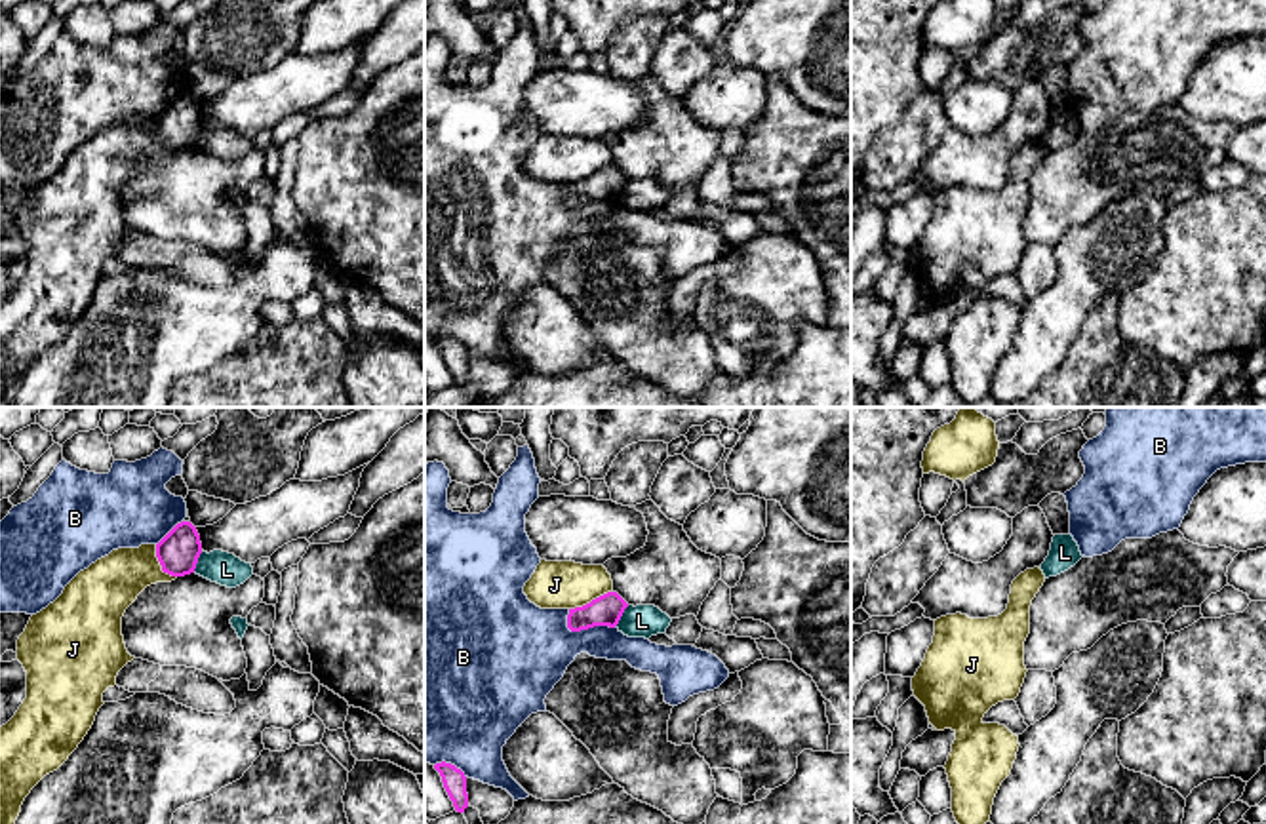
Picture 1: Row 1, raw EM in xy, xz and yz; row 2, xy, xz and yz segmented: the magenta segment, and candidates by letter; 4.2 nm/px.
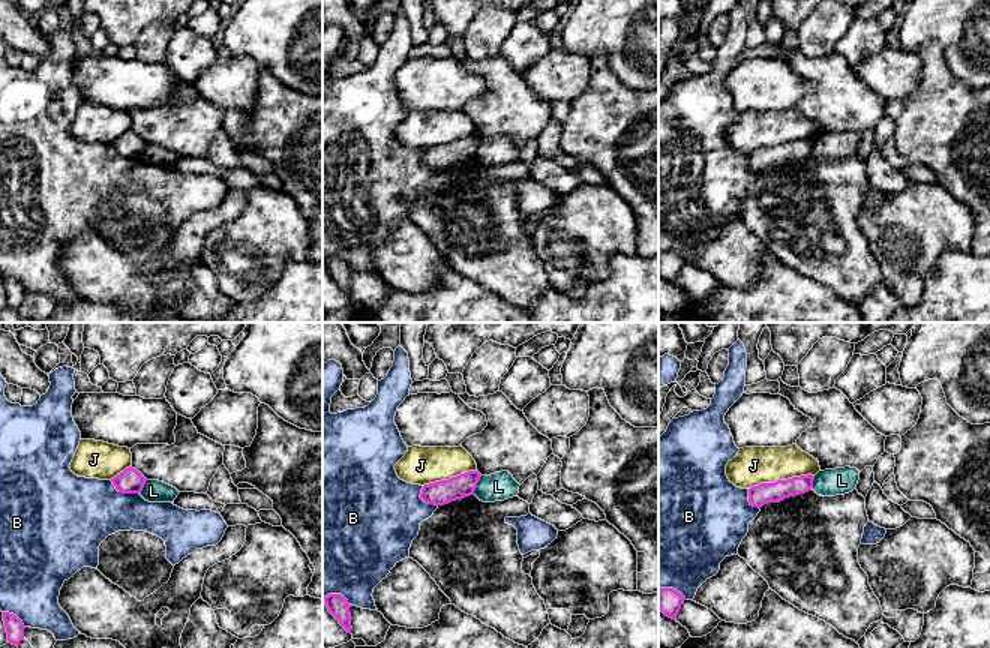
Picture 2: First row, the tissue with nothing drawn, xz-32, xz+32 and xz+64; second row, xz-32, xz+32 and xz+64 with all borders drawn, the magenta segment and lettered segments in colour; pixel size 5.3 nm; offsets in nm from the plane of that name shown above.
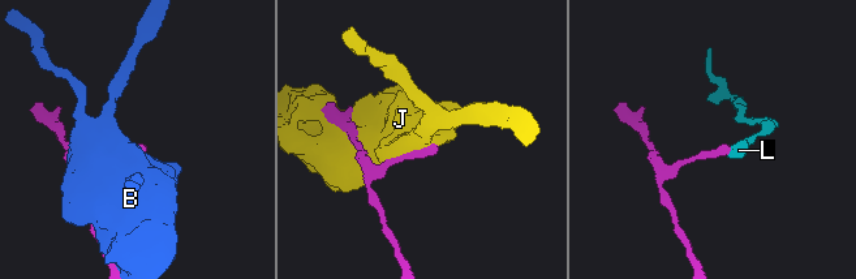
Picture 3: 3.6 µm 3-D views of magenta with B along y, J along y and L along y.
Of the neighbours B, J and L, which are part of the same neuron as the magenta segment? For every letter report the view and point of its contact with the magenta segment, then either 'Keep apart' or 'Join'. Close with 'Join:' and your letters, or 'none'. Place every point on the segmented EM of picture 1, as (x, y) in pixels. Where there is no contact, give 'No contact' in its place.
B: Touches magenta at xz (587, 628). Keep apart
J: Touches magenta at xz (593, 600). Keep apart
L: Touches magenta at xy (197, 562). Keep apart
Join: none

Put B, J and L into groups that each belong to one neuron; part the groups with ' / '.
B / J / L

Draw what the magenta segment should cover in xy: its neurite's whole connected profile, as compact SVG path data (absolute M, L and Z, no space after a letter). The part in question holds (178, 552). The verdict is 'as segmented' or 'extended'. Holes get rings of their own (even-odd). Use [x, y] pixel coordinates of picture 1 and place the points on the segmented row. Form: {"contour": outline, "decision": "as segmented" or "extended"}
{"contour": "M190 521L177 523L156 544L156 558L162 565L162 571L171 577L185 577L194 573L200 554L200 535Z", "decision": "as segmented"}

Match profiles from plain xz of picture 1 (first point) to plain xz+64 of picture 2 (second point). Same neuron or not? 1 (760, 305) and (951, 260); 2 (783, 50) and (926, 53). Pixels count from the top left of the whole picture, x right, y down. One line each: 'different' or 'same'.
1: different
2: different

